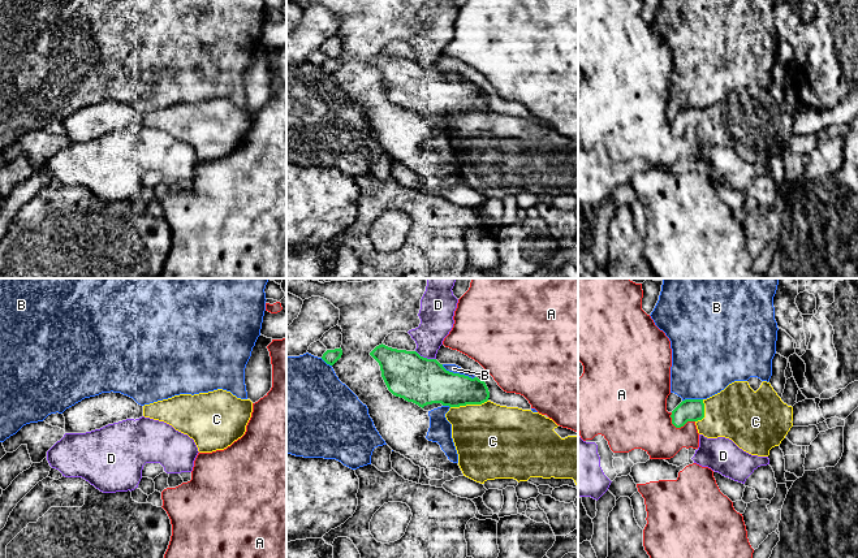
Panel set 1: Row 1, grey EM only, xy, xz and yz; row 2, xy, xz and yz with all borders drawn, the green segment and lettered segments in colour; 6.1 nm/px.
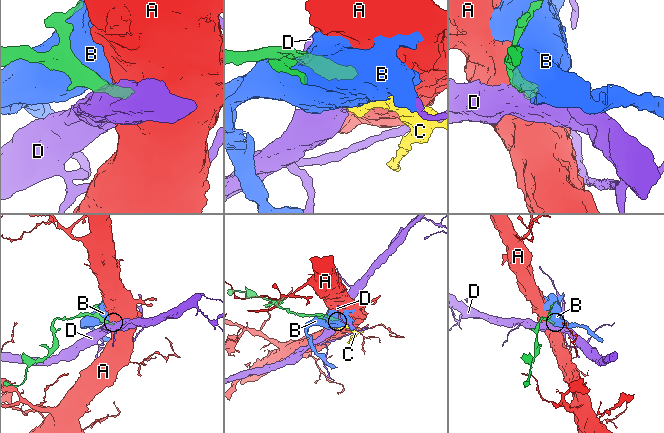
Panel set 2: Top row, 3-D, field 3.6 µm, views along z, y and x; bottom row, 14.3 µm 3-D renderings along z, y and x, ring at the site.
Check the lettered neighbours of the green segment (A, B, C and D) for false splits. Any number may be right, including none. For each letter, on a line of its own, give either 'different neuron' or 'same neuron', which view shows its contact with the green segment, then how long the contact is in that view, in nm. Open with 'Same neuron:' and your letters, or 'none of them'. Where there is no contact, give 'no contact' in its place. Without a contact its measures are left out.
Same neuron: C
A: different neuron | yz | 170 nm
B: different neuron | xz | 220 nm
C: same neuron | xz | 240 nm
D: different neuron | xz | 140 nm

